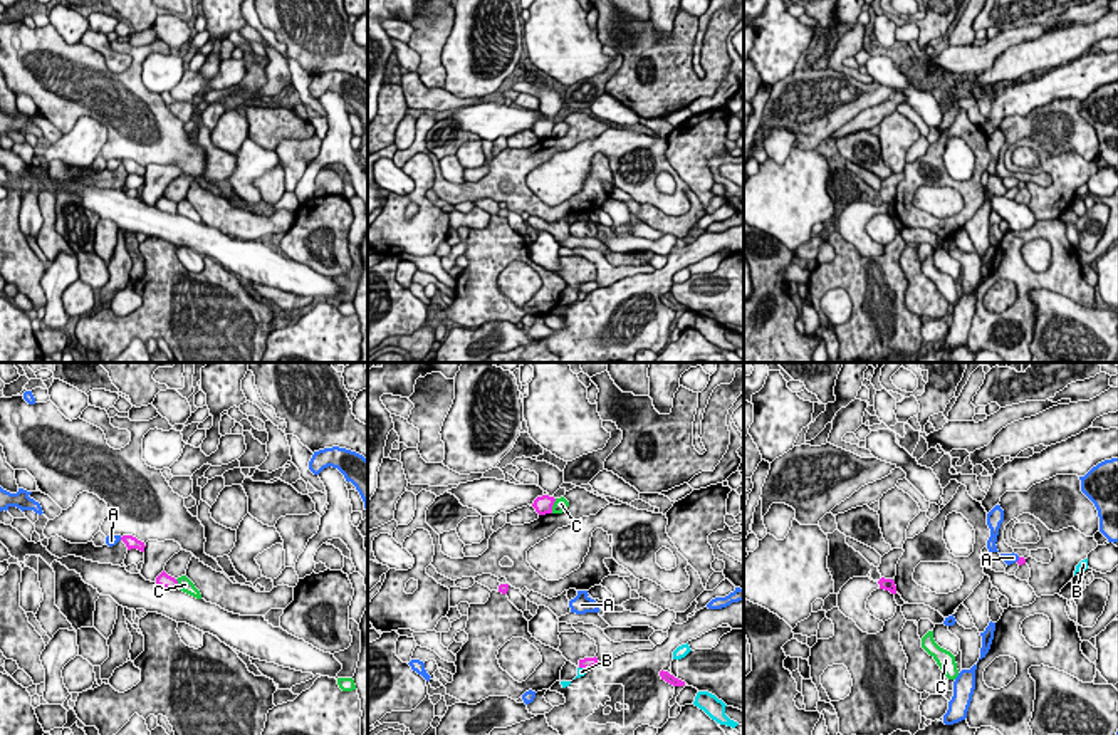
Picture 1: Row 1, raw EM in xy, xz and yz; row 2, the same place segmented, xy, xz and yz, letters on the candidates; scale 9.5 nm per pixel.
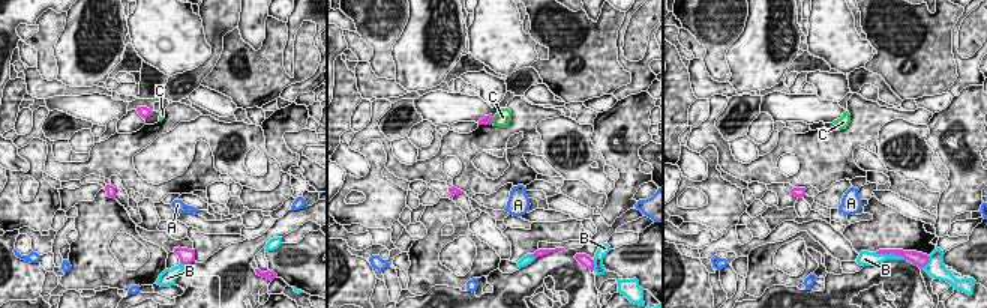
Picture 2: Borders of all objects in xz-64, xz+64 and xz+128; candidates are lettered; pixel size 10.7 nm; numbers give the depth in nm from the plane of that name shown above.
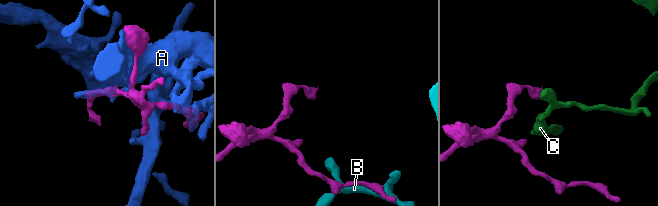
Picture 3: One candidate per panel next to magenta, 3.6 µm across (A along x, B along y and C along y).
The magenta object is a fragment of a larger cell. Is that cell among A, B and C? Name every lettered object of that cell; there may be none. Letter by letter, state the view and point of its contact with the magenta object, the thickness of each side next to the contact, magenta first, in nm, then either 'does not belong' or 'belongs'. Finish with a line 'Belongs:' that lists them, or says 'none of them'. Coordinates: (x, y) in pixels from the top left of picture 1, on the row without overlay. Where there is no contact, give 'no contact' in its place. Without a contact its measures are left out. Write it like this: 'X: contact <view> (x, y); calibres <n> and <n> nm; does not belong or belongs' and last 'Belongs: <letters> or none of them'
A: contact yz (1019, 183); calibres 70 and 100 nm; does not belong
B: contact xz (583, 291); calibres 120 and 90 nm; does not belong
C: contact xz (553, 128); calibres 170 and 130 nm; does not belong
Belongs: none of them

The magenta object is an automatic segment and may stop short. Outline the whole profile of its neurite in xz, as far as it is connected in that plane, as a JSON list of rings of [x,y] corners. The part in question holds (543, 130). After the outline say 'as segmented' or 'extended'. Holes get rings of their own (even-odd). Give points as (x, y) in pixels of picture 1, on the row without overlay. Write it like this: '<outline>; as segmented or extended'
[[[515,82],[512,86],[519,94],[530,94],[539,99],[539,111],[546,116],[542,121],[537,121],[532,128],[539,139],[552,138],[552,129],[556,126],[554,117],[564,107],[564,96],[547,86],[537,86],[532,82]]]; extended

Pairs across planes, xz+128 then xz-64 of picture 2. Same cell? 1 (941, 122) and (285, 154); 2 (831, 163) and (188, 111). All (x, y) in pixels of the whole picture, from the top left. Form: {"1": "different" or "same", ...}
{"1": "same", "2": "same"}

